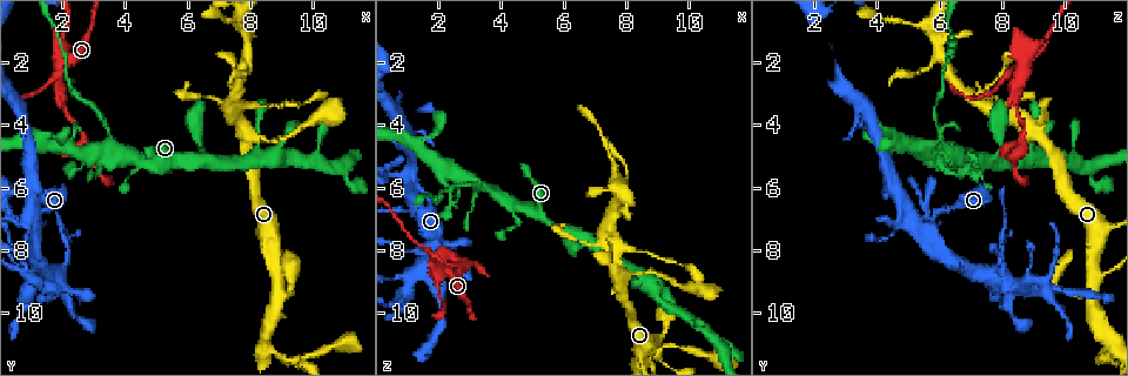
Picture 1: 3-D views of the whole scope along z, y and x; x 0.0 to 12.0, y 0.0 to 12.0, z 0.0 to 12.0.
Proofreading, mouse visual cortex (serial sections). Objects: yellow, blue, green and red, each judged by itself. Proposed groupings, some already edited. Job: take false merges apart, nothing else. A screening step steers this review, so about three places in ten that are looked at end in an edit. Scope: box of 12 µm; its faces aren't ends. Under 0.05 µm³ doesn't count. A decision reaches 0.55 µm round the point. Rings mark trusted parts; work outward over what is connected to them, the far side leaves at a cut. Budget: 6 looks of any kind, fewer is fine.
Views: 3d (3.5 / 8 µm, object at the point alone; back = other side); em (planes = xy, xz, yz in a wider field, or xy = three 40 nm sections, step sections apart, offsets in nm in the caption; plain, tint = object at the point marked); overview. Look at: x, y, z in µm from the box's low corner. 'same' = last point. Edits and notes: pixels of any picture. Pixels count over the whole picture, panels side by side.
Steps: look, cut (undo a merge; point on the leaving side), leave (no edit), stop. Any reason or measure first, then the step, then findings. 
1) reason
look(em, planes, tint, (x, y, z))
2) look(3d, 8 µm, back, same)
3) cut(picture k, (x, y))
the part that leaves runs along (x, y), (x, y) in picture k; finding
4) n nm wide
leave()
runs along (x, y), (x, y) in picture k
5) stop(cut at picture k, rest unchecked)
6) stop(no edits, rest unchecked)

sharp bend
look(3d, 8 µm, (1.2, 7.2, 5.5))

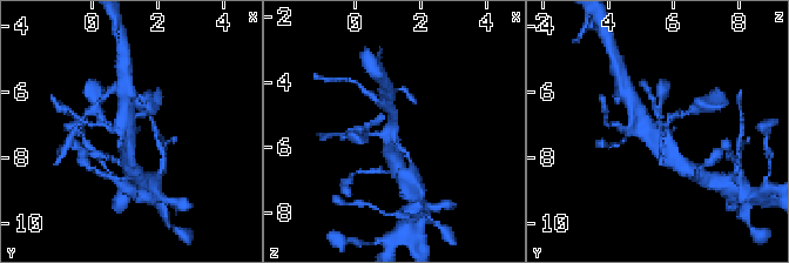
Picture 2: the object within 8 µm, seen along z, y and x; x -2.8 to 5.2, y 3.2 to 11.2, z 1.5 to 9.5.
zoom in
look(3d, 3.5 µm, (1.2, 7.1, 5.6))

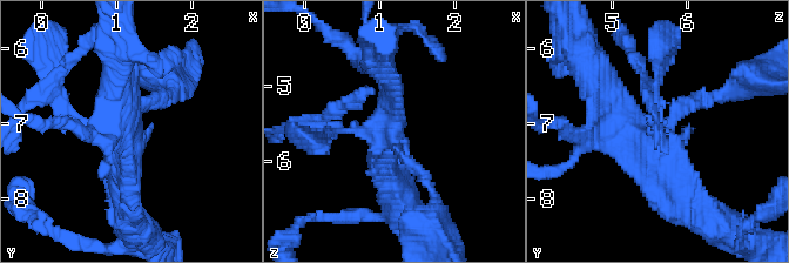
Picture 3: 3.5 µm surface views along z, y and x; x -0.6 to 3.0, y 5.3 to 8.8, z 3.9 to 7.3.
shape alone is not enough
look(em, xy, step 5, tint, (1.15, 7.20, 5.55))

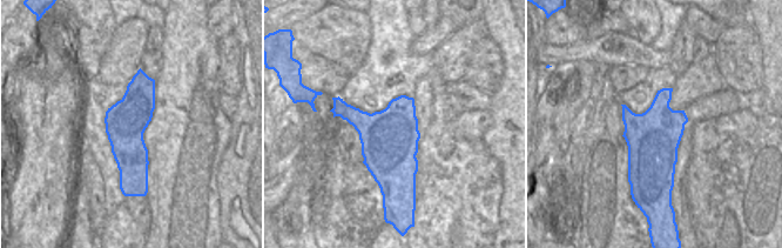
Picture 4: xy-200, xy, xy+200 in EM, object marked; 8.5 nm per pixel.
leave()
runs along (162, 101), (129, 122), (122, 202) in picture 3; one cell here

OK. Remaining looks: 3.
thick turns thin
look(3d, 3.5 µm, (1.8, 2.8, 8.3))

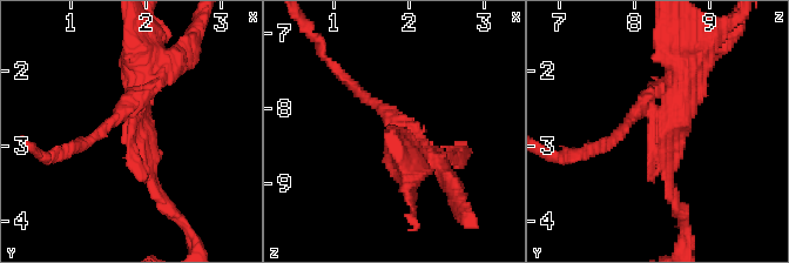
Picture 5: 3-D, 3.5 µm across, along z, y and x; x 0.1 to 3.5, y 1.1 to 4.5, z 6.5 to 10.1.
now the EM
look(em, planes, tint, (1.80, 2.85, 8.35))

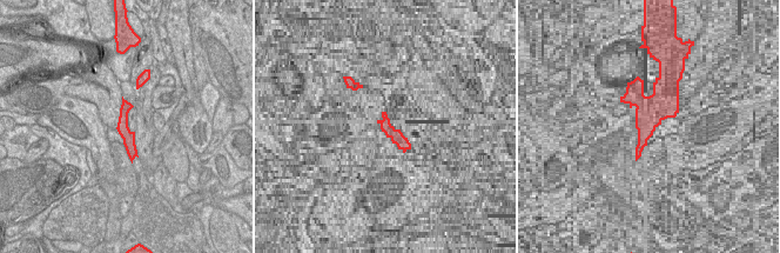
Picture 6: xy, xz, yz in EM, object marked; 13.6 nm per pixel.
cut(picture 5, (681, 35))
the part that leaves runs along (681, 56), (681, 128), (672, 146) in picture 5; a second cell is stuck on

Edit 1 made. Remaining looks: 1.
stop(cut at picture 5, rest unchecked)

